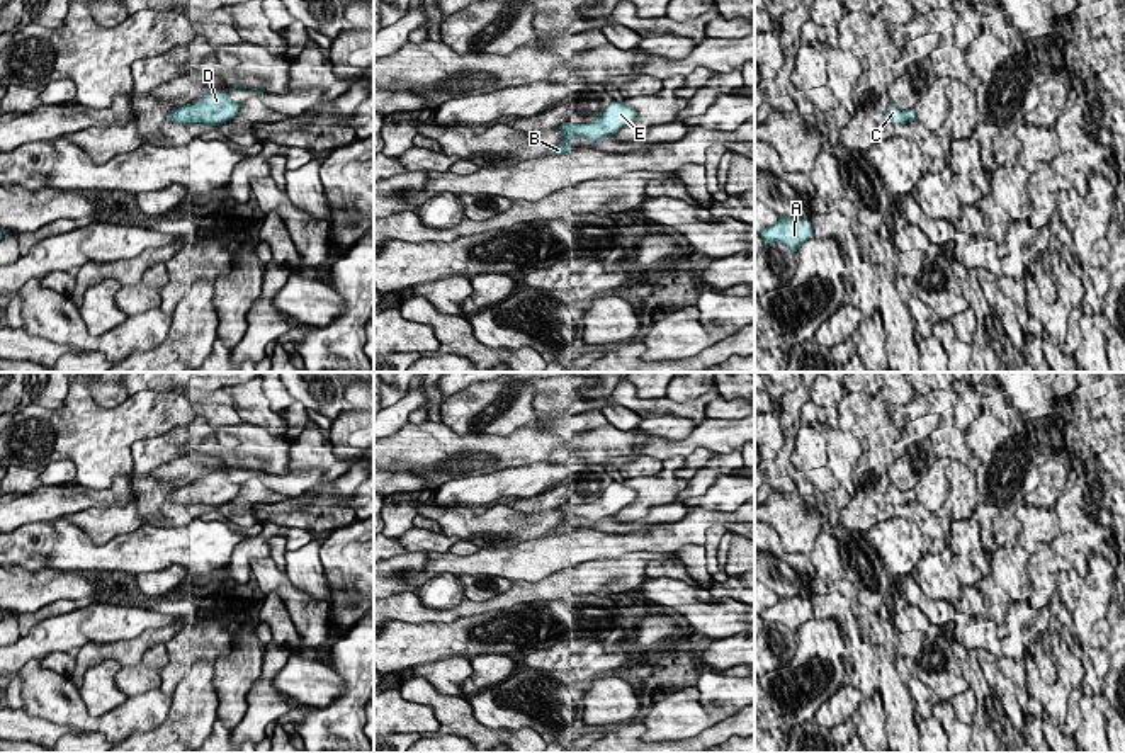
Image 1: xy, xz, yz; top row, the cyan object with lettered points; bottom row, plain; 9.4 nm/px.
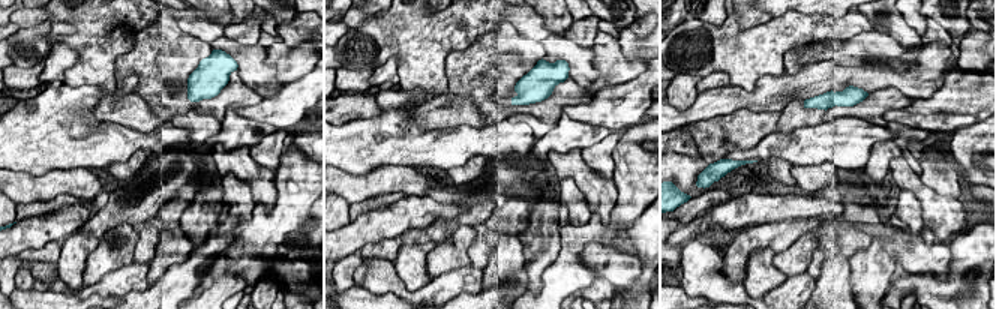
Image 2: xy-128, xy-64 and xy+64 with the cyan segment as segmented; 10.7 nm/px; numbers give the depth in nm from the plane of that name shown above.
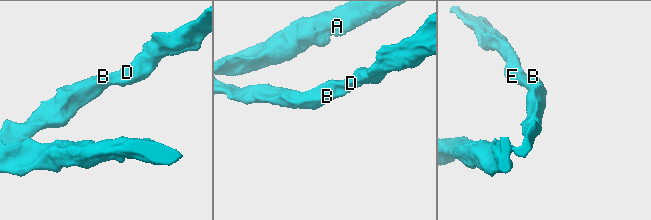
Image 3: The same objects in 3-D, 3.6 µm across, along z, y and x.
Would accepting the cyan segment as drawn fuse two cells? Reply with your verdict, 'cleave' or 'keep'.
keep

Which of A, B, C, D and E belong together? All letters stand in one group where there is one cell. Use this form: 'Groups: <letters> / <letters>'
Groups: A B C D E

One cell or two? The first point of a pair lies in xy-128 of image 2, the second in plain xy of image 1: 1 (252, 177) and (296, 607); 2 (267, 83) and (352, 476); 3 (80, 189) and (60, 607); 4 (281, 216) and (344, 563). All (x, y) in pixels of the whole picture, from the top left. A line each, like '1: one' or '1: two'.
1: one
2: two
3: two
4: one

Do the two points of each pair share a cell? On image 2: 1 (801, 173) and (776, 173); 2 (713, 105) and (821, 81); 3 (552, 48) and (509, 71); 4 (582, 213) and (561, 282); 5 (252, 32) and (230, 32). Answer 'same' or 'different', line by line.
1: different
2: same
3: different
4: different
5: same

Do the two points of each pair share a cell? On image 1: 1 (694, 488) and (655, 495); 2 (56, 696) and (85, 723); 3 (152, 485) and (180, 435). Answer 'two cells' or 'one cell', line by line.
1: two cells
2: one cell
3: one cell

